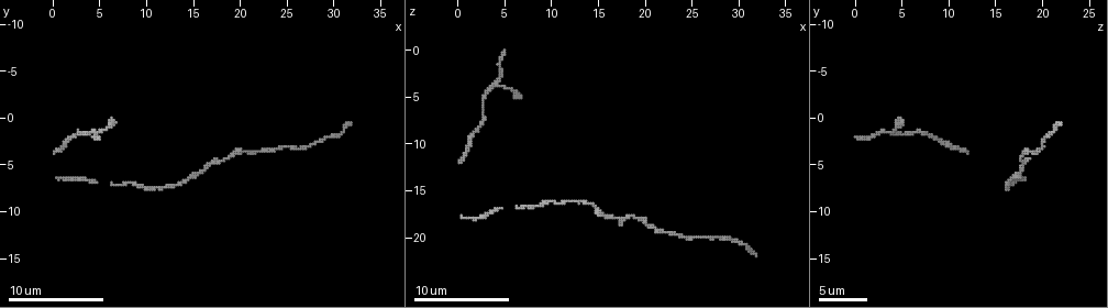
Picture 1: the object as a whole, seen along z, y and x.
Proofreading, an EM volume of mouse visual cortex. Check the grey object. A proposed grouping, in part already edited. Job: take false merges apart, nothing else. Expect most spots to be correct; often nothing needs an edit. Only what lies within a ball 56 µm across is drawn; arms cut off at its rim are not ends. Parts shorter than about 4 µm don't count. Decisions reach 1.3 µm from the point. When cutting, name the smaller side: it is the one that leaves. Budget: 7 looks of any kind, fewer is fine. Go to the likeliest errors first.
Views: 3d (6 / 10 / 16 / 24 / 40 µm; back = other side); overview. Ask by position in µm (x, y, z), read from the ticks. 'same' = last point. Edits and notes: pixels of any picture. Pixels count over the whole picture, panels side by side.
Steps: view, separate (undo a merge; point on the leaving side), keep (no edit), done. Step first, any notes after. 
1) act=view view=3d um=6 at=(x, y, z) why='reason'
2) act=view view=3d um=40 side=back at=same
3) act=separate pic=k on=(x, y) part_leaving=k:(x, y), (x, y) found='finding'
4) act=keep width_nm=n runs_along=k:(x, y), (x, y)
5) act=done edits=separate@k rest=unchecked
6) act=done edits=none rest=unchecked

act=view view=3d um=6 at=(28.2, 2.8, 20.2) why='thin neck'

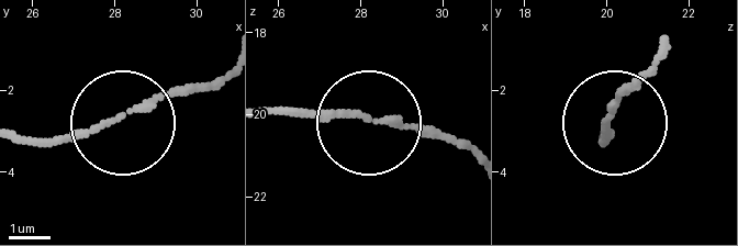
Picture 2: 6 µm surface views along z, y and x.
act=keep runs_along=2:(21, 134), (63, 144), (217, 85) found='one cell here'

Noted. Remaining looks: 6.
act=view view=3d um=6 at=(14.4, 6.4, 16.6)

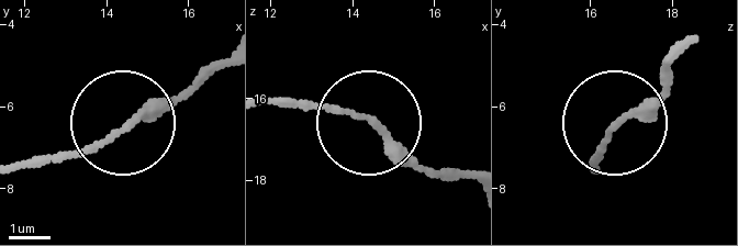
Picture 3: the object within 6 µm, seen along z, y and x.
act=view view=3d um=6 side=back at=(14.45, 6.50, 16.60) why='from behind'

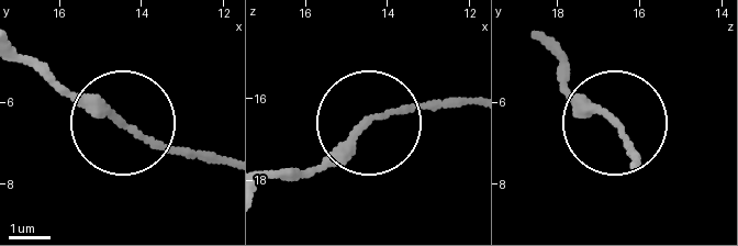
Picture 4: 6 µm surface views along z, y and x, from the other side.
act=keep width_nm=160 runs_along=4:(473, 103), (389, 110), (298, 174) found='one cell here'

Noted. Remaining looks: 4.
act=view view=3d um=10 at=(7.6, 7.2, 16.8)

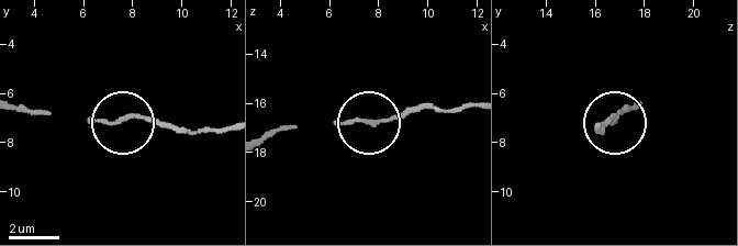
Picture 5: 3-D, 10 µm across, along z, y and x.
act=view view=3d um=6 at=(7.7, 6.9, 16.7)

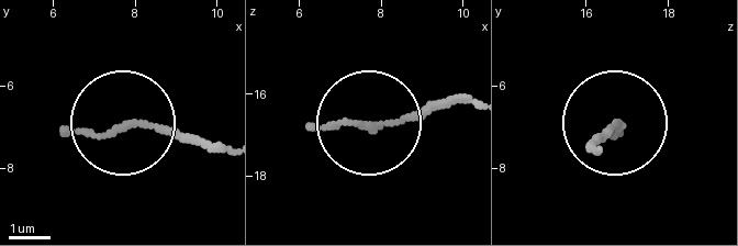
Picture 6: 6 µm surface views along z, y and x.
act=keep found='all the same cell'

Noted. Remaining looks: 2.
act=done edits=none rest=unchecked

